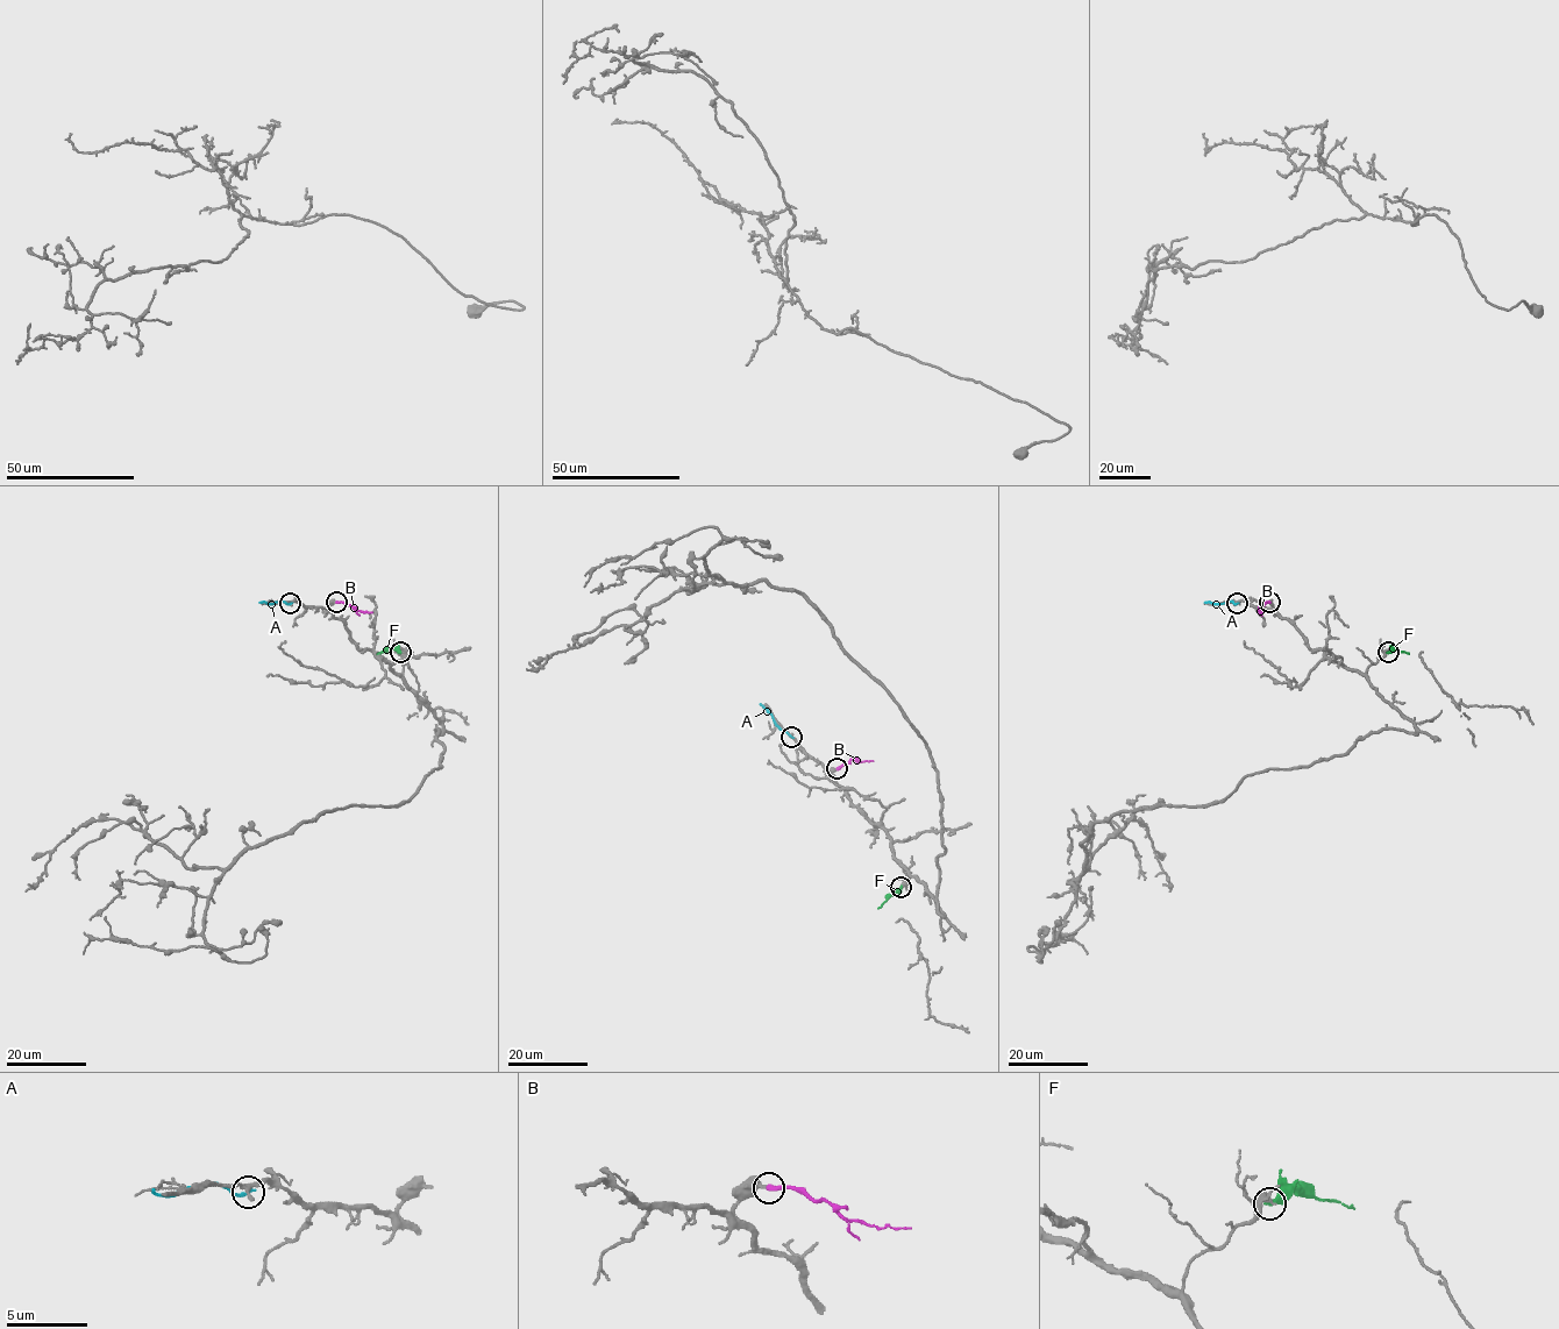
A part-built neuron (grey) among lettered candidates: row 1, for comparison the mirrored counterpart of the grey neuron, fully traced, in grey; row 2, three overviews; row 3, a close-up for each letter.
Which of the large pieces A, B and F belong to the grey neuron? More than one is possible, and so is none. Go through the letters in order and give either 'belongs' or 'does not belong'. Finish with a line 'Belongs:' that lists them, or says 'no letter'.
A: does not belong
B: belongs
F: does not belong
Belongs: B

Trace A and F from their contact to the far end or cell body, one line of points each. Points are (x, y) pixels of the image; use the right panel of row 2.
A: (1237, 603), (1204, 602)
F: (1387, 652), (1397, 649), (1409, 654)

